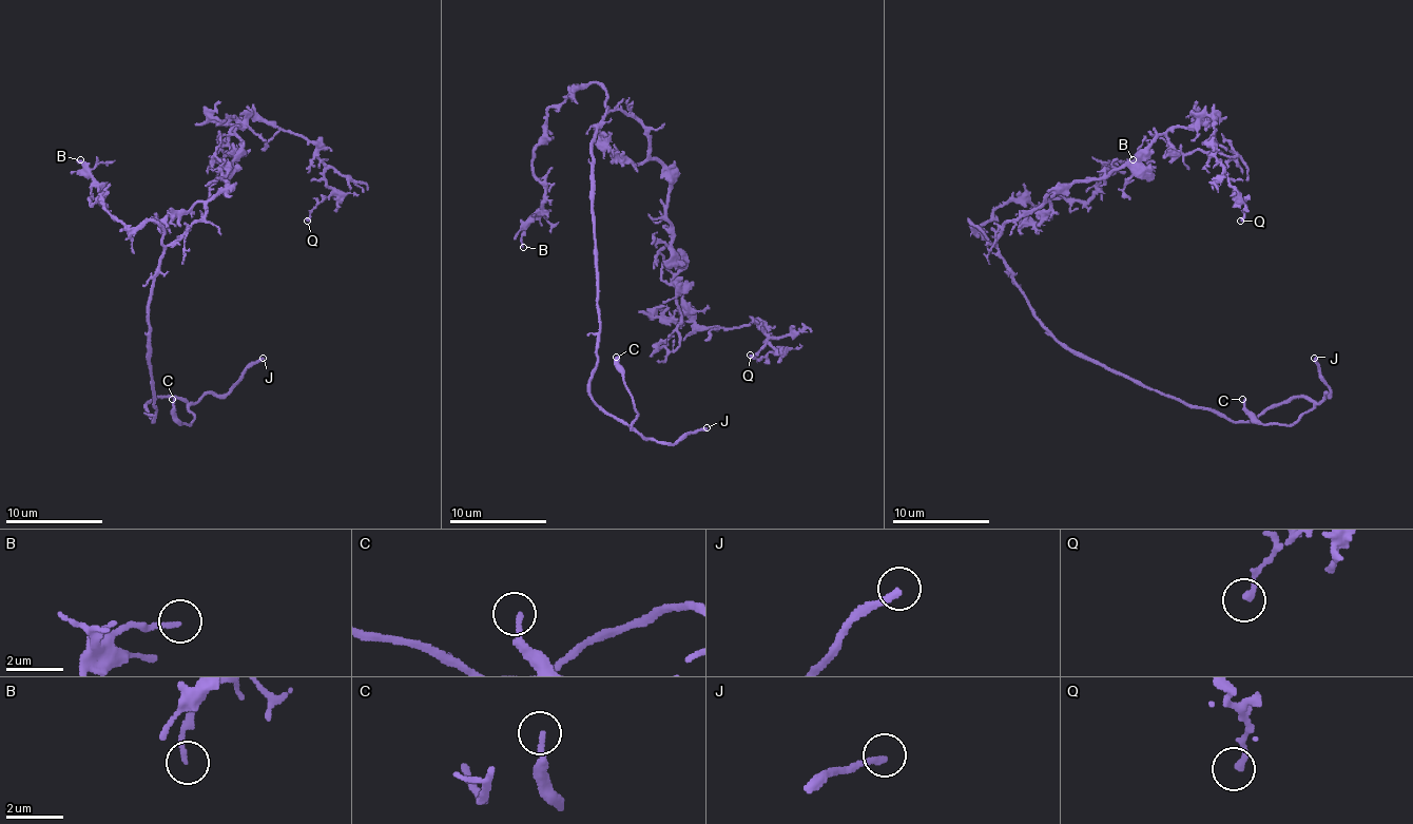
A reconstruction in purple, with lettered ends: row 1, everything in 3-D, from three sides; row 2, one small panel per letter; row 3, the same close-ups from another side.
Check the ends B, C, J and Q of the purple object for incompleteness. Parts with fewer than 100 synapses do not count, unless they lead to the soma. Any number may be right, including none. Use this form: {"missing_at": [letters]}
{"missing_at": ["J"]}

